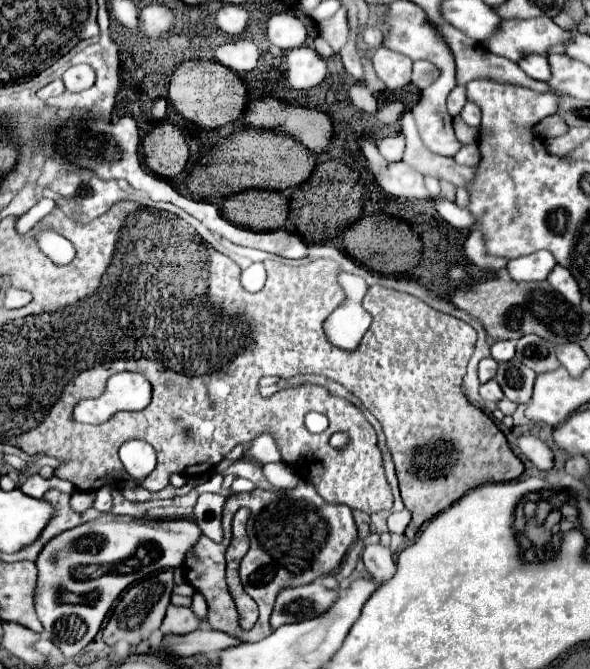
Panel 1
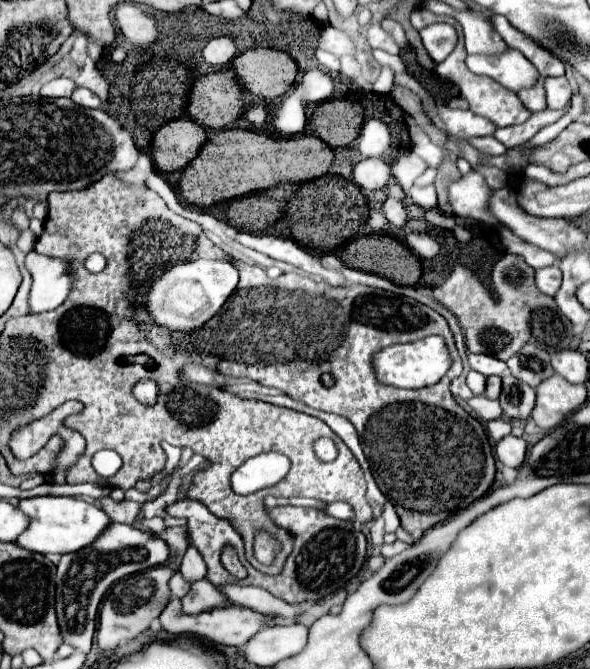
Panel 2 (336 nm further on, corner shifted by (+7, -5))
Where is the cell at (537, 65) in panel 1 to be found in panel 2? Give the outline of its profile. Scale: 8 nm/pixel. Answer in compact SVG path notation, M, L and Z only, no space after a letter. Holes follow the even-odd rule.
M565 76L561 78L545 78L545 90L547 90L547 104L551 110L561 110L571 104L573 90Z

